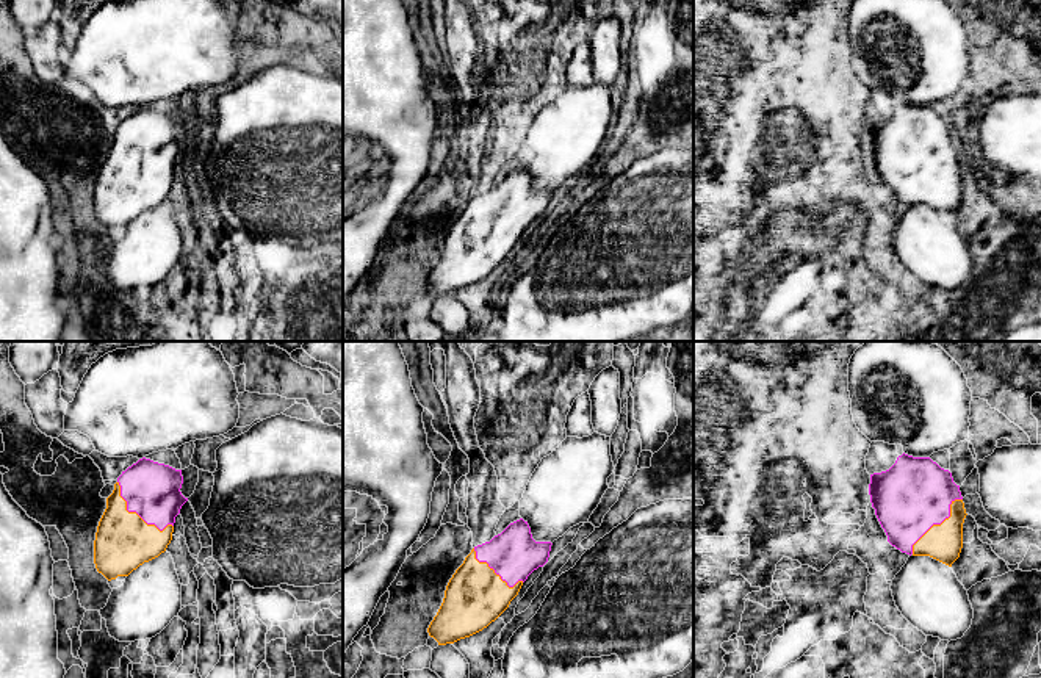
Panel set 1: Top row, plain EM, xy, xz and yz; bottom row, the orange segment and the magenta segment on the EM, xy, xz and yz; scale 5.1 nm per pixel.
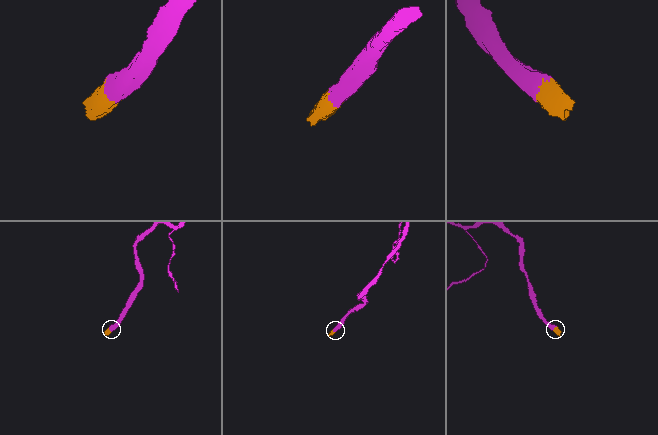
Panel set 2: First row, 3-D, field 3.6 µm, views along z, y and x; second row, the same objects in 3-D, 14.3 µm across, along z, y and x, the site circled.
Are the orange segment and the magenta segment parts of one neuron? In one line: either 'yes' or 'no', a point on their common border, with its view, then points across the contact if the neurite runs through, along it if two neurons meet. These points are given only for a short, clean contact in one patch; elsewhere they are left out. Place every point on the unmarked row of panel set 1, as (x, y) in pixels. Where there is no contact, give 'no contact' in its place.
yes | xy (135, 162)

